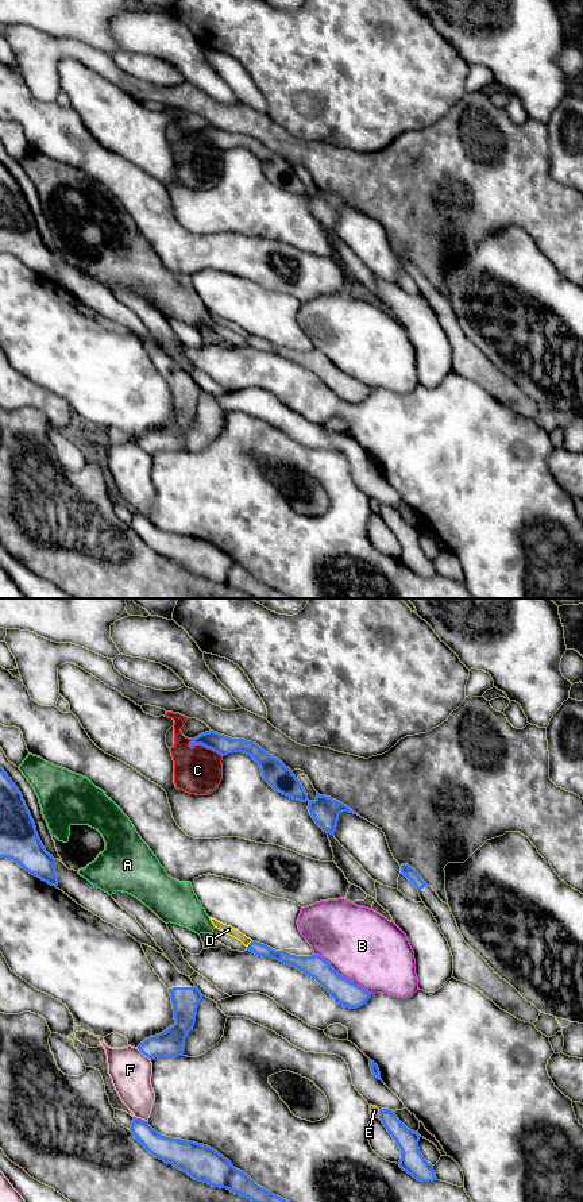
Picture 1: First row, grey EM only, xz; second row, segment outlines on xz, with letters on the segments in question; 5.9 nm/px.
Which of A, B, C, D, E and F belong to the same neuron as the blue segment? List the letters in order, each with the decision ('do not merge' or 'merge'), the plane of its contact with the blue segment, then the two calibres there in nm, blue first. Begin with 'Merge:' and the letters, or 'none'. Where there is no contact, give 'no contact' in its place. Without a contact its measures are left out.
Merge: none
A: do not merge; meets blue in xz; 20 nm thick on the blue side, 320 nm on the other
B: do not merge; meets blue in xz; 150 nm thick on the blue side, 420 nm on the other
C: do not merge; meets blue in xz; 110 nm thick on the blue side, 280 nm on the other
D: do not merge; meets blue in xz; 80 nm thick on the blue side, 60 nm on the other
E: do not merge; meets blue in xz; 130 nm thick on the blue side, 60 nm on the other
F: do not merge; meets blue in xz; 160 nm thick on the blue side, 240 nm on the other

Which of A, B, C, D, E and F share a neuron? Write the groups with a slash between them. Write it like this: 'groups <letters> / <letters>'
groups A / B / C D / E / F

